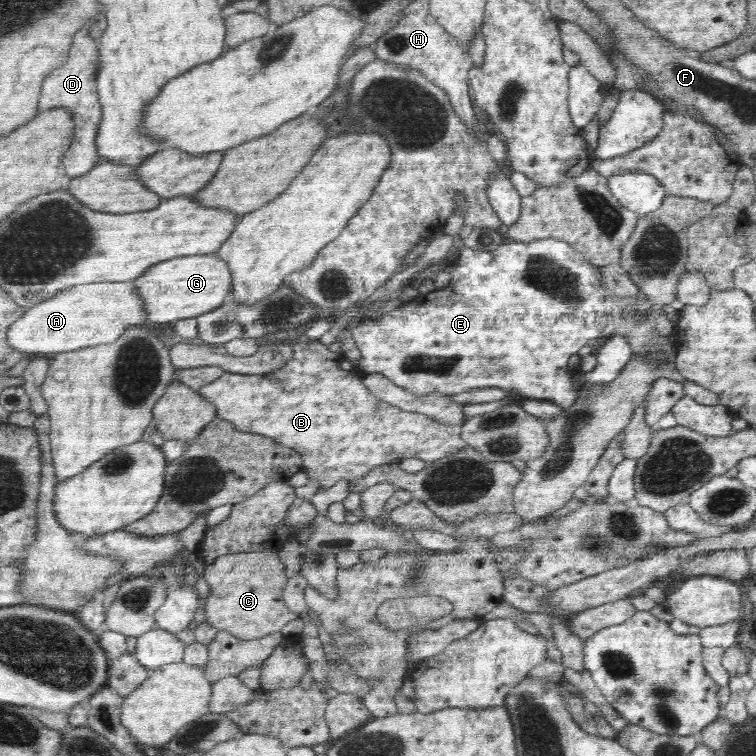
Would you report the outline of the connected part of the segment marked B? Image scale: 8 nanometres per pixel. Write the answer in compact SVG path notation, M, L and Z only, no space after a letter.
M300 338L292 342L294 356L280 370L268 374L234 374L225 372L220 378L199 388L197 393L211 402L216 416L231 422L235 430L258 434L273 439L276 443L292 449L302 457L302 471L310 481L320 484L320 489L332 488L340 480L352 483L366 477L377 466L388 465L402 458L416 457L426 464L448 457L466 448L461 438L460 425L438 422L425 414L406 412L376 398L362 382L363 371L353 372L340 368L344 360L341 352L332 352L319 339Z

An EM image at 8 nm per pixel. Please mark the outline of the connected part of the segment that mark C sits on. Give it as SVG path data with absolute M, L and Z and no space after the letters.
M248 551L224 554L215 558L203 570L204 580L209 586L204 600L205 622L242 640L256 640L278 633L299 613L291 611L284 603L284 588L288 576L278 553L274 551Z

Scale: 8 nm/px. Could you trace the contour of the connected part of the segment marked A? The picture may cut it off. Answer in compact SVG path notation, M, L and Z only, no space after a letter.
M133 281L102 282L74 286L26 309L26 314L10 326L6 344L24 354L54 355L89 346L108 344L123 336L129 326L146 324L147 318Z

